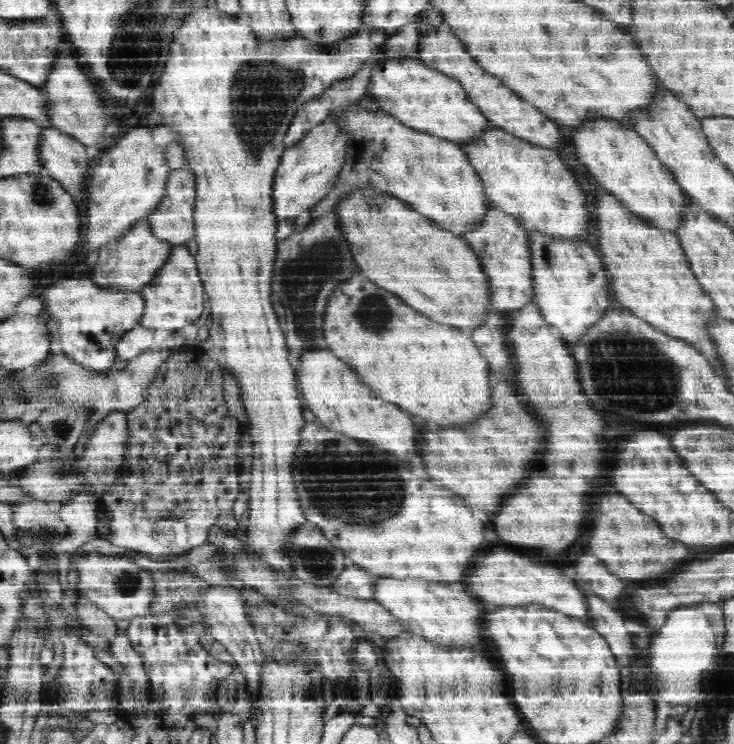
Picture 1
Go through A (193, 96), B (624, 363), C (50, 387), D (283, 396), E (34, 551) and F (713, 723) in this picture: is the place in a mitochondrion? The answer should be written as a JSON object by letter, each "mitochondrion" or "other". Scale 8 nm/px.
{"A":"other","B":"mitochondrion","C":"mitochondrion","D":"other","E":"other","F":"mitochondrion"}

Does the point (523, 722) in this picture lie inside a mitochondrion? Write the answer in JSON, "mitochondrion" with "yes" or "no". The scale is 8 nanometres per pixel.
{"mitochondrion":"no"}

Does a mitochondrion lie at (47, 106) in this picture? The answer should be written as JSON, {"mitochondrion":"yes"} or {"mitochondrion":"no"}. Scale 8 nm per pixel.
{"mitochondrion":"no"}

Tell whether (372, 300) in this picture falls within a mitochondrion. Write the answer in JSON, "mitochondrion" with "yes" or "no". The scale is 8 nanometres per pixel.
{"mitochondrion":"yes"}

